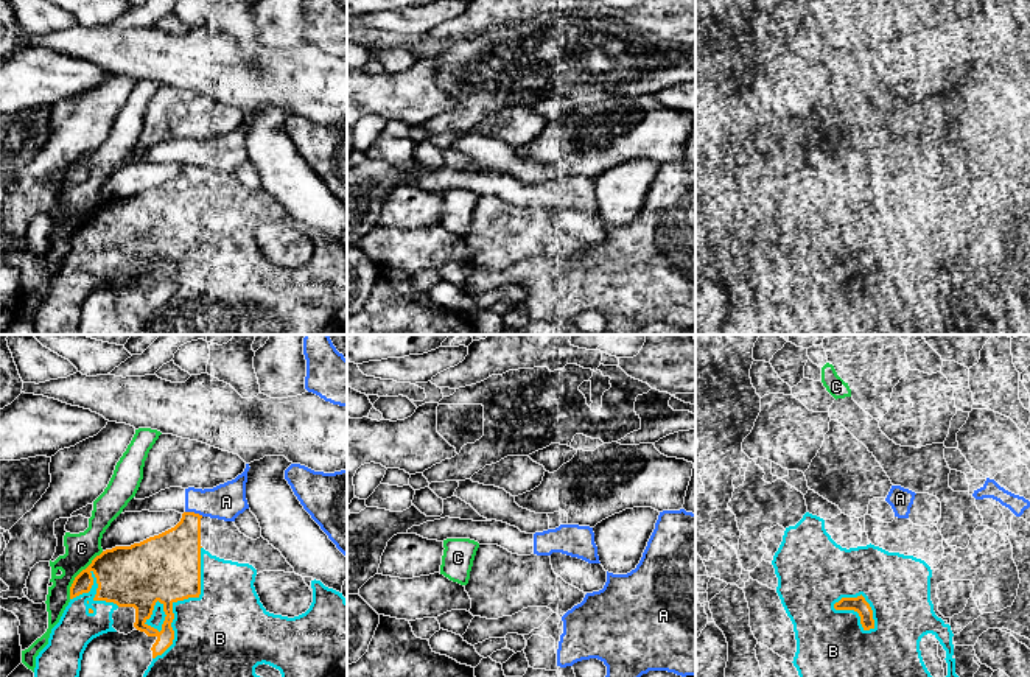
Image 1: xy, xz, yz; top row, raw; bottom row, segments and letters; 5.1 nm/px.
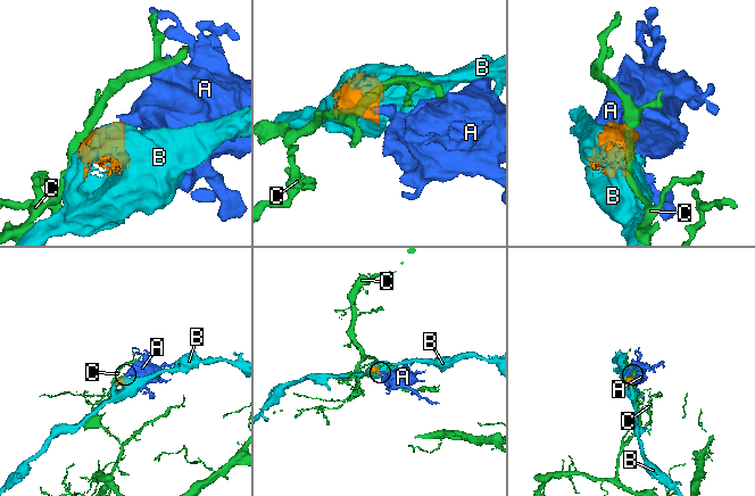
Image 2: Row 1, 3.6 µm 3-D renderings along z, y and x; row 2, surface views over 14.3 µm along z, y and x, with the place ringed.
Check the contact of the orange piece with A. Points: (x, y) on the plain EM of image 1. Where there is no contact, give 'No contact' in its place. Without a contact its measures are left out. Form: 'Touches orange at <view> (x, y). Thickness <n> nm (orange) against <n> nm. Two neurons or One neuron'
Touches orange at xy (193, 164). Thickness 280 nm (orange) against 190 nm. Two neurons

